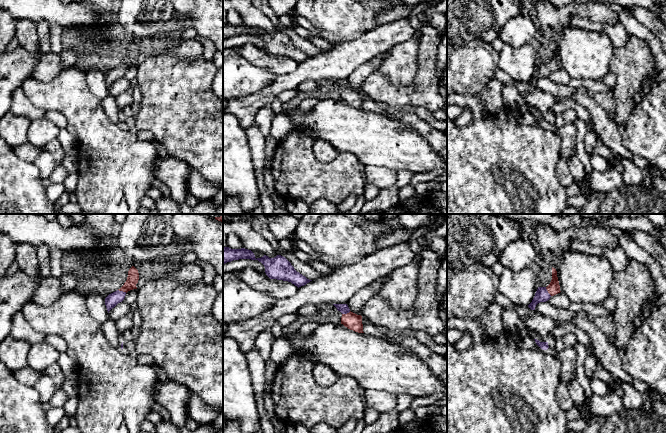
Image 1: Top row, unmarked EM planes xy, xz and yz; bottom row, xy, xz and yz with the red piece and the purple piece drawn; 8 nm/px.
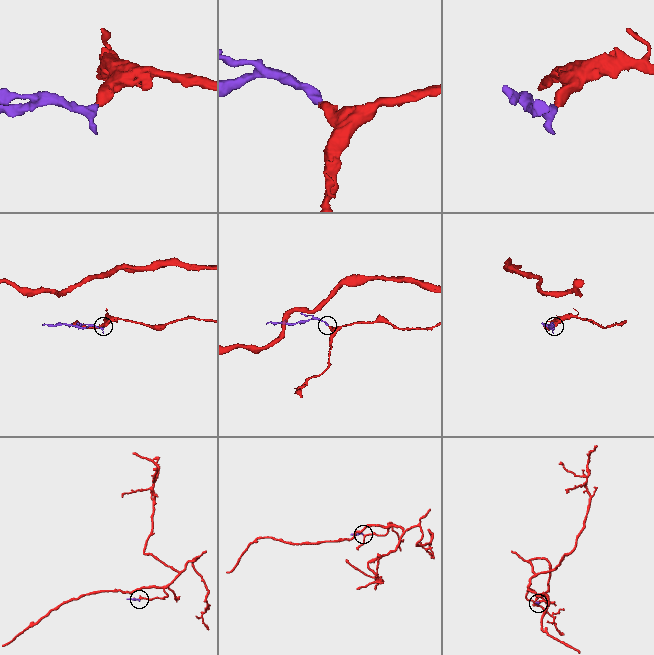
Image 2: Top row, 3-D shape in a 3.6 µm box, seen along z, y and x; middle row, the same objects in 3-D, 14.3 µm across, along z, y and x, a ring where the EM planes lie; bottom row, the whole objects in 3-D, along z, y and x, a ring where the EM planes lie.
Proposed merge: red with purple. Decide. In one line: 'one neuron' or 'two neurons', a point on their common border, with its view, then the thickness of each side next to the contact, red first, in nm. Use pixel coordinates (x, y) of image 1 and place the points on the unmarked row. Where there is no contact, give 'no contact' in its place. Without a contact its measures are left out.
one neuron; meets red in yz at (547, 66); 100 nm thick on the red side, 110 nm on the other

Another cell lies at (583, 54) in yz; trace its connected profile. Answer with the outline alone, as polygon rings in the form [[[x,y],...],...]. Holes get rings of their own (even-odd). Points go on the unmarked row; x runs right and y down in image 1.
[[[572,26],[555,32],[560,67],[571,79],[600,81],[609,72],[614,46],[606,32],[592,32]]]

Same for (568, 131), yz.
[[[563,122],[560,126],[556,127],[556,131],[562,138],[561,156],[564,158],[569,158],[572,154],[576,153],[576,123]]]

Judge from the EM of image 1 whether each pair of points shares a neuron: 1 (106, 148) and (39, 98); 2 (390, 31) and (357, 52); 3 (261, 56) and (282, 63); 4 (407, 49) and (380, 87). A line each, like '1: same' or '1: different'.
1: same
2: same
3: same
4: different

